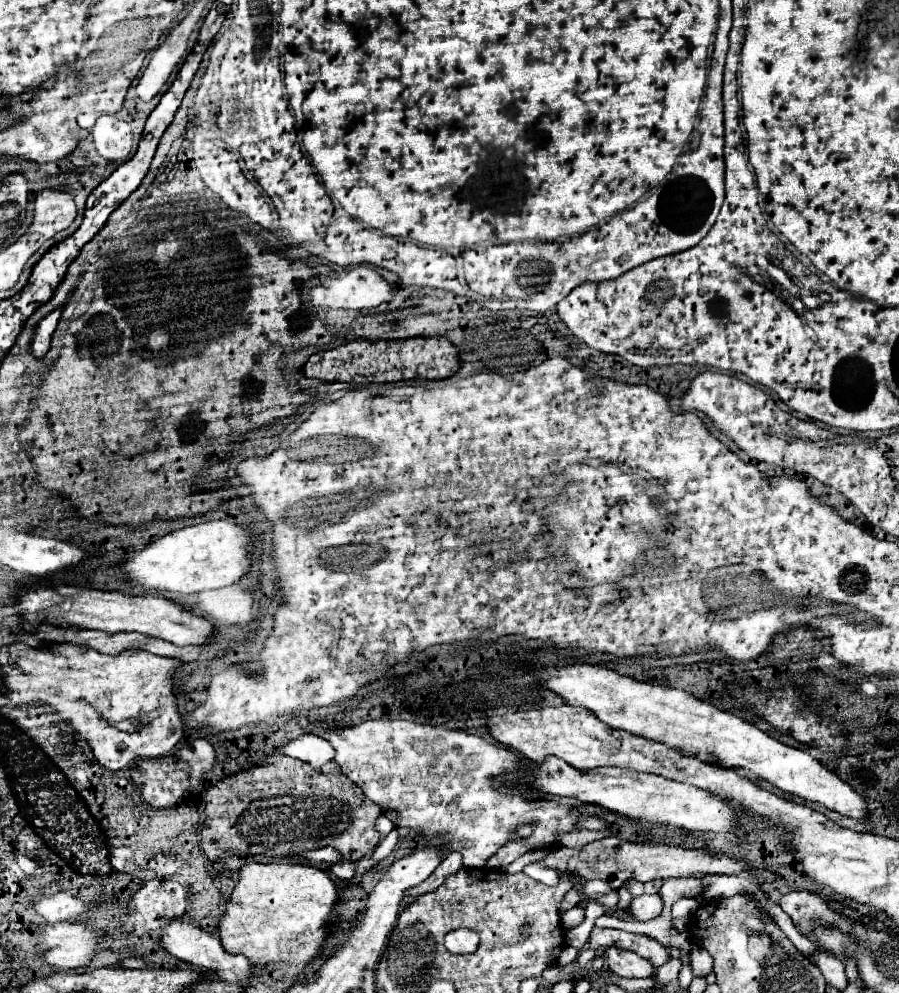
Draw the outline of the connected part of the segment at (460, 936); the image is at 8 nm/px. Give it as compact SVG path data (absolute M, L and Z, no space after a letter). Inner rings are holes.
M456 929L446 935L446 949L450 953L472 953L478 947L480 937L470 929Z

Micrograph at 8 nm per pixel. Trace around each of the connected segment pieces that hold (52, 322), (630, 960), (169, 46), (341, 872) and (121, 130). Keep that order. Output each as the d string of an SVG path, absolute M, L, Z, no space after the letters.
M58 307L56 311L50 311L36 327L34 327L34 333L32 333L32 339L30 339L30 355L40 359L48 353L50 349L50 339L52 339L52 333L60 321L60 315L62 315L62 309L64 307Z
M618 947L606 949L604 959L608 969L620 977L652 977L654 973L654 967L650 961L646 961L644 957L632 951L624 951Z
M194 17L190 23L178 23L172 33L166 37L162 45L158 45L150 57L148 67L136 85L136 95L144 101L150 101L156 93L160 93L162 85L168 81L172 69L184 59L188 49L188 39L194 31Z
M340 861L340 863L334 863L330 867L330 871L340 877L340 879L346 879L346 881L352 881L356 877L356 863L354 861Z
M100 115L92 127L96 151L108 161L124 161L132 149L132 129L114 115Z

